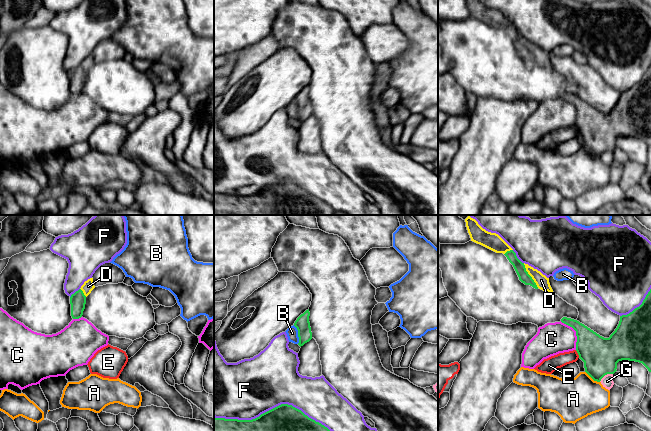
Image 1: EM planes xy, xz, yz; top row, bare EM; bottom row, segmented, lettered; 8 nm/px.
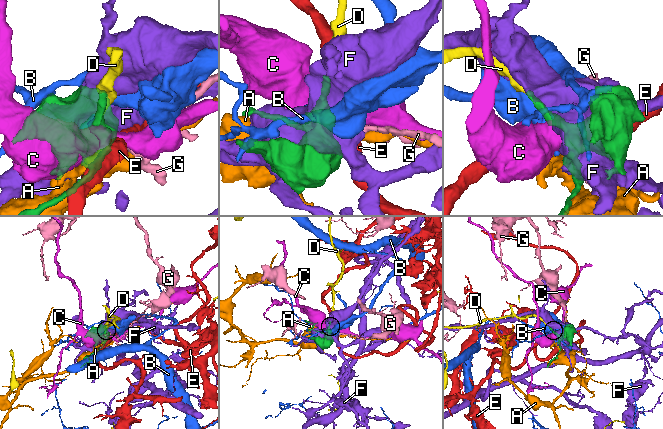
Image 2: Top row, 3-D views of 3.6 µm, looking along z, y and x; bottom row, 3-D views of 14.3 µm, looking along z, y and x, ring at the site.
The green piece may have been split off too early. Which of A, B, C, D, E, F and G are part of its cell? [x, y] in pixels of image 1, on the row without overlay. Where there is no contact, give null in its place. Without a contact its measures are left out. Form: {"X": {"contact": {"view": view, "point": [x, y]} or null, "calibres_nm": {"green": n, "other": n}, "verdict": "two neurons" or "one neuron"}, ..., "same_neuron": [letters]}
{"A": {"contact": {"view": "yz", "point": [592, 154]}, "calibres_nm": {"green": 300, "other": 340}, "verdict": "two neurons"}, "B": {"contact": {"view": "xz", "point": [298, 110]}, "calibres_nm": {"green": 120, "other": 100}, "verdict": "two neurons"}, "C": {"contact": {"view": "yz", "point": [576, 109]}, "calibres_nm": {"green": 280, "other": 260}, "verdict": "two neurons"}, "D": {"contact": {"view": "yz", "point": [529, 51]}, "calibres_nm": {"green": 90, "other": 110}, "verdict": "one neuron"}, "E": {"contact": {"view": "yz", "point": [578, 130]}, "calibres_nm": {"green": 300, "other": 120}, "verdict": "two neurons"}, "F": {"contact": {"view": "xz", "point": [275, 183]}, "calibres_nm": {"green": 500, "other": 460}, "verdict": "two neurons"}, "G": {"contact": {"view": "yz", "point": [605, 150]}, "calibres_nm": {"green": 300, "other": 100}, "verdict": "two neurons"}, "same_neuron": ["D"]}

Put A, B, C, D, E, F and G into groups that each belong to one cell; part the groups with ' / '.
A / B / C / D / E / F / G

